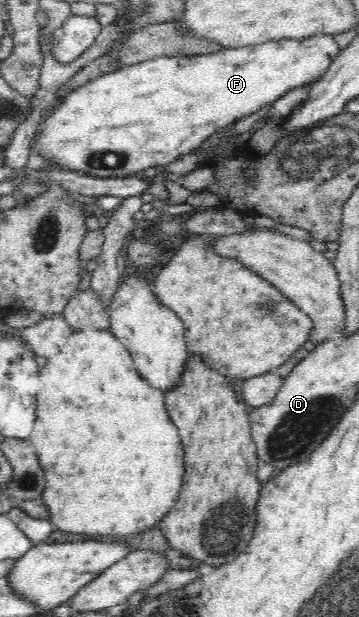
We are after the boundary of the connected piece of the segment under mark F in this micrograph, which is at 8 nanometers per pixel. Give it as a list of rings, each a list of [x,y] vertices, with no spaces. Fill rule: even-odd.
[[[331,35],[281,39],[259,46],[225,49],[203,56],[159,57],[122,67],[67,93],[47,110],[47,118],[32,146],[37,155],[59,168],[96,178],[137,175],[148,168],[164,169],[181,155],[193,153],[211,134],[259,109],[277,103],[295,87],[315,85],[329,71],[341,48]]]

